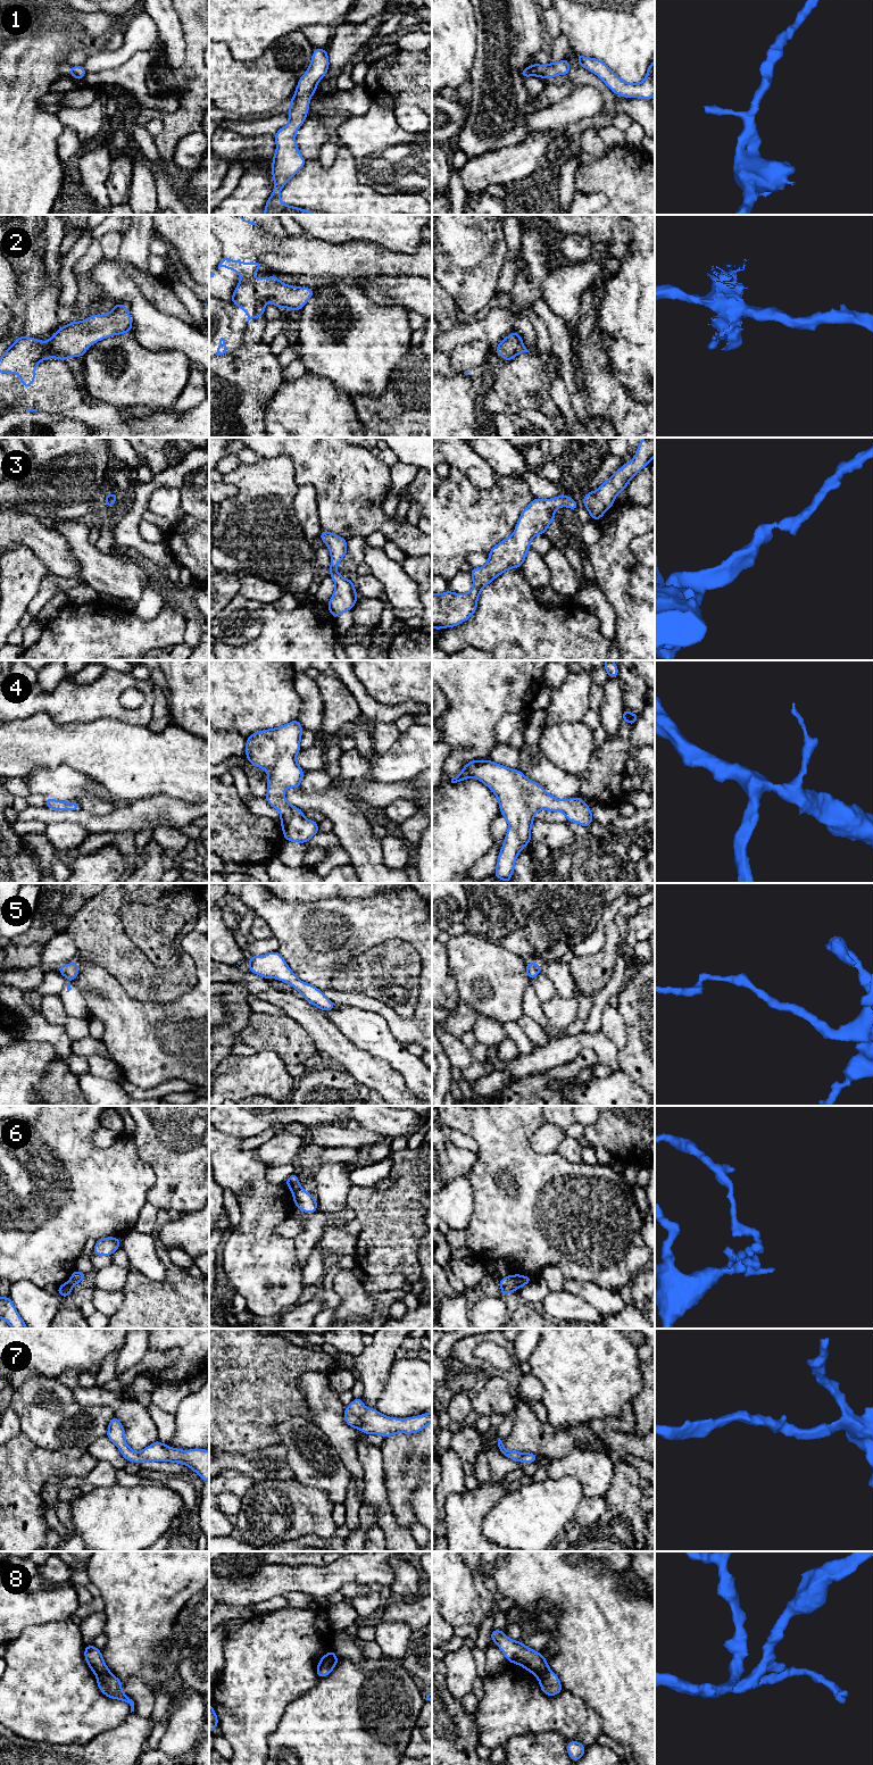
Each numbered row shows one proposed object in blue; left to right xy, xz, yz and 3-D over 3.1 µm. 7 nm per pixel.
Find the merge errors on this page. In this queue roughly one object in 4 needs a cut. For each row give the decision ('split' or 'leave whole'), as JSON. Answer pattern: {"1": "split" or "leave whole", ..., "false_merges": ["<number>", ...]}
{"1": "leave whole", "2": "leave whole", "3": "leave whole", "4": "leave whole", "5": "leave whole", "6": "split", "7": "leave whole", "8": "split", "false_merges": ["6", "8"]}

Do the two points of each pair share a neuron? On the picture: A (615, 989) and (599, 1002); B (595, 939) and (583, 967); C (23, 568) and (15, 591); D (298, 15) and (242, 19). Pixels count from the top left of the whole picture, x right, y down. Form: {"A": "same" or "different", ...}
{"A": "same", "B": "different", "C": "same", "D": "same"}

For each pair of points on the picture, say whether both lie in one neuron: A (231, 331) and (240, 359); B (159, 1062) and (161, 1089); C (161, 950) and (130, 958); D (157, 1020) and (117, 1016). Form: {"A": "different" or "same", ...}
{"A": "different", "B": "different", "C": "different", "D": "same"}

